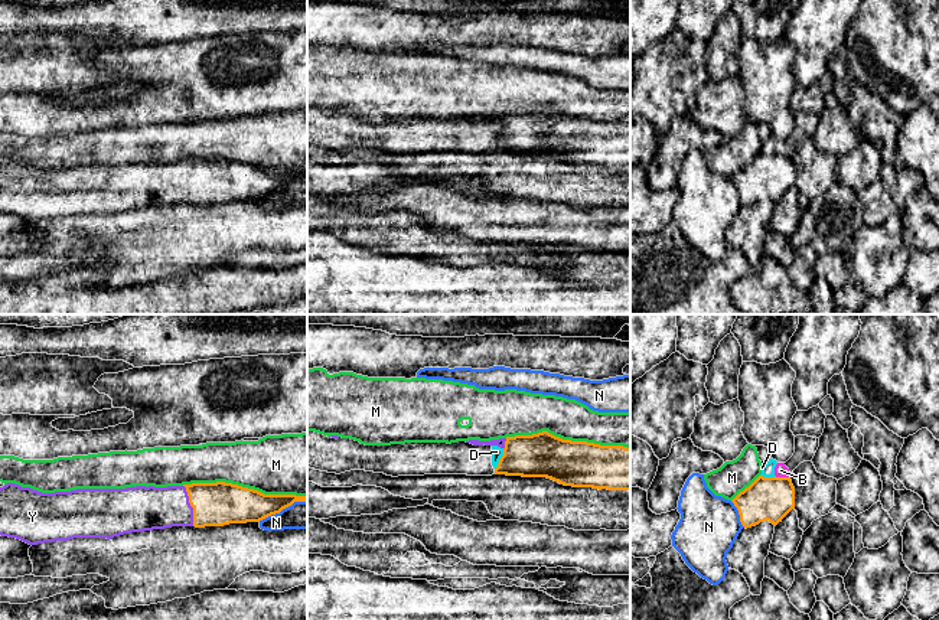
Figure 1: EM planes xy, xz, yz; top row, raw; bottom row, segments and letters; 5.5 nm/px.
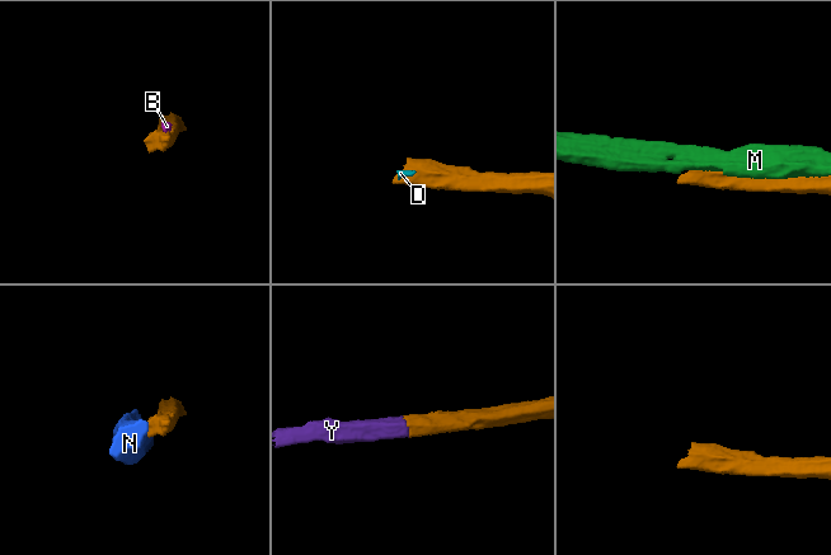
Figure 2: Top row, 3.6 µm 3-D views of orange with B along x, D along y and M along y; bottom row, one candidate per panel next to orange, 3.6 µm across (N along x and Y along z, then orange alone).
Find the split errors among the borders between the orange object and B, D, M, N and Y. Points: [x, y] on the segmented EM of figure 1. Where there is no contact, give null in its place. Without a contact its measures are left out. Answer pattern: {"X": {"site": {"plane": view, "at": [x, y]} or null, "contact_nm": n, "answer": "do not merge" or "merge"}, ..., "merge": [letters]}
{"B": {"site": {"plane": "yz", "at": [783, 477]}, "contact_nm": 80, "answer": "do not merge"}, "D": {"site": {"plane": "xz", "at": [501, 459]}, "contact_nm": 130, "answer": "do not merge"}, "M": {"site": {"plane": "xy", "at": [244, 488]}, "contact_nm": 700, "answer": "do not merge"}, "N": {"site": {"plane": "xy", "at": [281, 509]}, "contact_nm": 300, "answer": "do not merge"}, "Y": {"site": {"plane": "xy", "at": [191, 505]}, "contact_nm": 240, "answer": "merge"}, "merge": ["Y"]}

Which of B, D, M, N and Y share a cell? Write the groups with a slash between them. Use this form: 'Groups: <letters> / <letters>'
Groups: B D / M / N / Y

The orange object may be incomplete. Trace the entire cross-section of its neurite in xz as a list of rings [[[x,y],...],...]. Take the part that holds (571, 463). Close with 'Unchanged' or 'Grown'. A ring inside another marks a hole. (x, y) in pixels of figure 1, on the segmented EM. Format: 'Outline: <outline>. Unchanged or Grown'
Outline: [[[548,431],[466,443],[503,450],[495,474],[547,477],[564,486],[630,492],[630,448],[623,446],[563,440]]]. Grown

